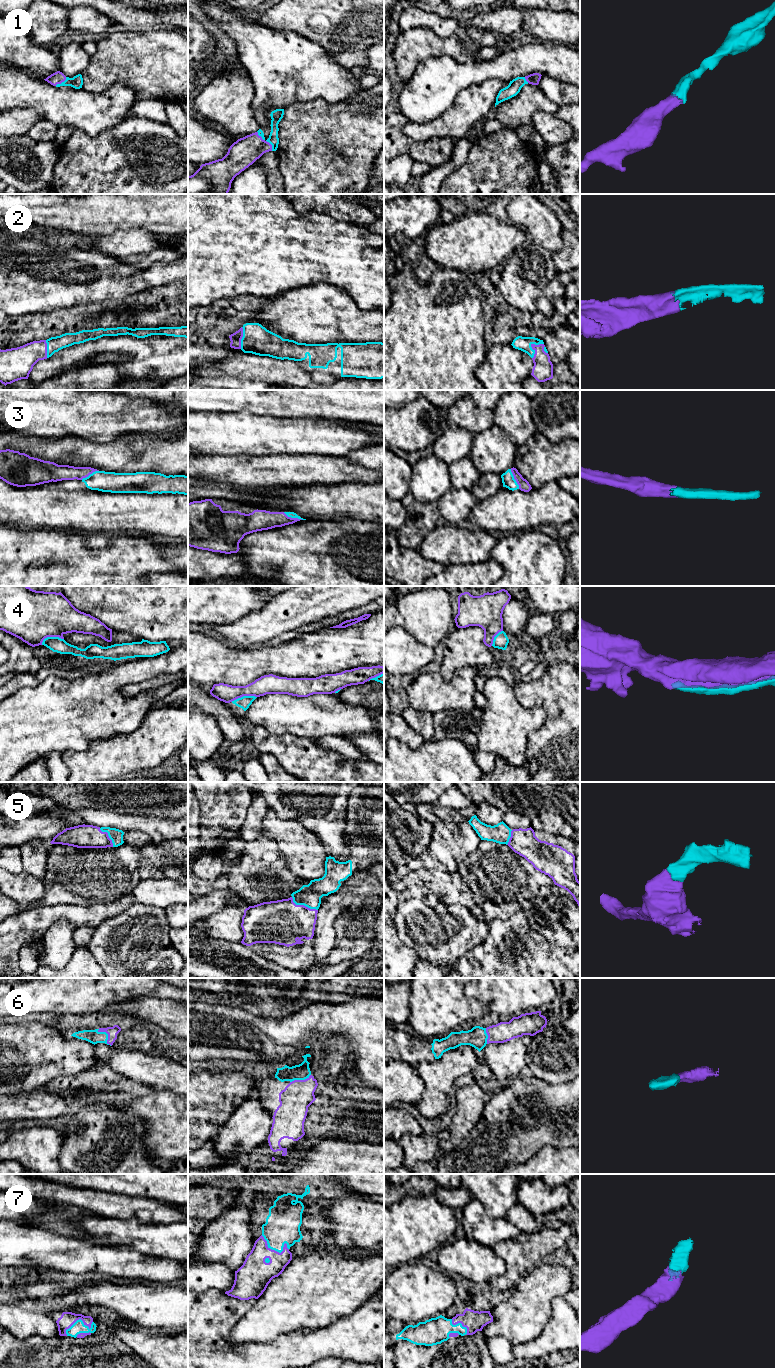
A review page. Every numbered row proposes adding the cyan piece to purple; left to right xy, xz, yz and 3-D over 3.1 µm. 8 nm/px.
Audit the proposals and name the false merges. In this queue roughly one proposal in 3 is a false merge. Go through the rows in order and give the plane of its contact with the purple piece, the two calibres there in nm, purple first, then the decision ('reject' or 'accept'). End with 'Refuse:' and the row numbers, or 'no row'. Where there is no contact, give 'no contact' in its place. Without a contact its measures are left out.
1: meets purple in xy; 100 nm thick on the purple side, 100 nm on the other; accept
2: meets purple in yz; 160 nm thick on the purple side, 110 nm on the other; accept
3: meets purple in yz; 90 nm thick on the purple side, 100 nm on the other; accept
4: meets purple in xy; 420 nm thick on the purple side, 120 nm on the other; reject
5: meets purple in xz; 360 nm thick on the purple side, 180 nm on the other; accept
6: meets purple in xy; 90 nm thick on the purple side, 110 nm on the other; accept
7: meets purple in xz; 260 nm thick on the purple side, 280 nm on the other; accept
Refuse: 4

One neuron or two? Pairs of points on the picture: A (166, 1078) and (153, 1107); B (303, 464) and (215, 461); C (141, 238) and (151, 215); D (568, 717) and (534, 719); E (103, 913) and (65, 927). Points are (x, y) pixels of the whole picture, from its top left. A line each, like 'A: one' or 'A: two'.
A: two
B: one
C: two
D: two
E: two

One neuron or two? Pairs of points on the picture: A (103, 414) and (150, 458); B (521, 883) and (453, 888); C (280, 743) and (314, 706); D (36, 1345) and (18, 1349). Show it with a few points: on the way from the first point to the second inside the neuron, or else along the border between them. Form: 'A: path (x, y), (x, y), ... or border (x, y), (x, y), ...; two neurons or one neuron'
A: border (149, 433), (131, 433), (113, 441), (103, 442); two neurons
B: path (504, 879), (473, 879), (470, 882); one neuron
C: border (266, 729), (276, 734), (293, 734), (312, 738); two neurons
D: path (32, 1349), (22, 1349); one neuron

